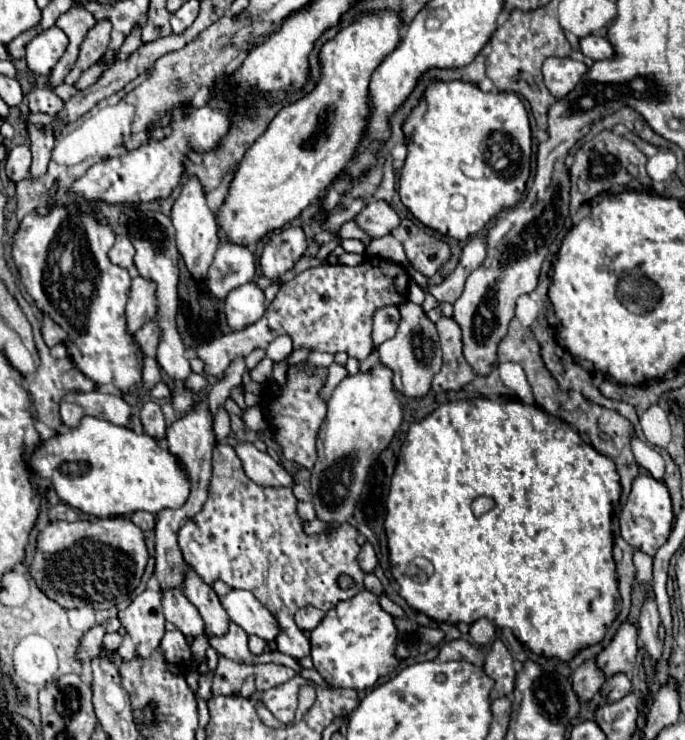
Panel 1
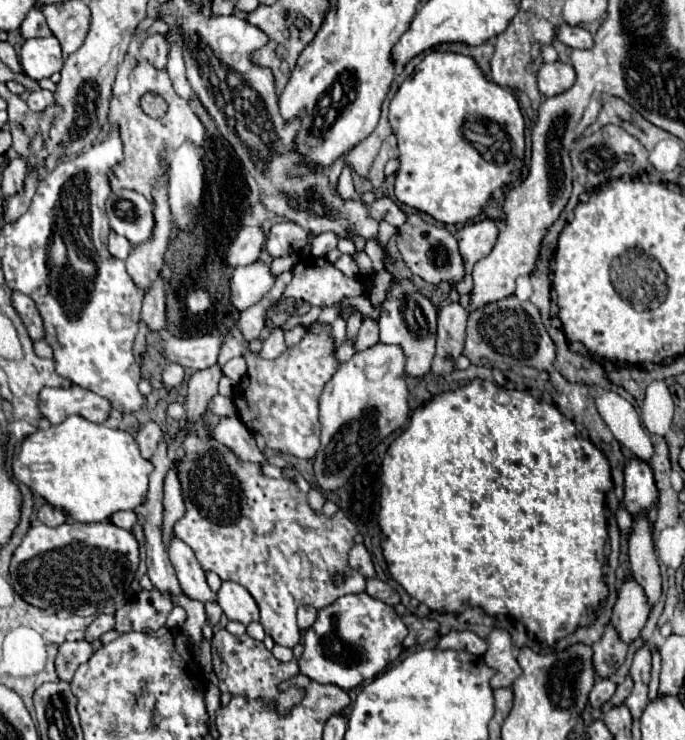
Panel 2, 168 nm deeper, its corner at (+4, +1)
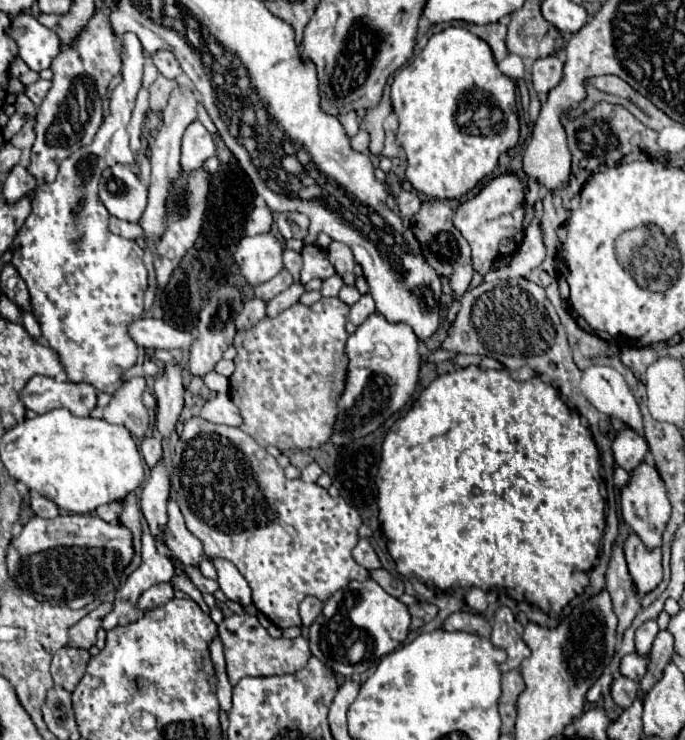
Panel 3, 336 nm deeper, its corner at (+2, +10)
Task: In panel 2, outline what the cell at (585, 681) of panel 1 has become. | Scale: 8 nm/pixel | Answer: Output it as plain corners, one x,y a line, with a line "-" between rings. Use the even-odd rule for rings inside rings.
609,622
605,626
603,636
593,644
593,650
595,650
593,662
597,676
609,676
625,662
627,644
619,638
615,626

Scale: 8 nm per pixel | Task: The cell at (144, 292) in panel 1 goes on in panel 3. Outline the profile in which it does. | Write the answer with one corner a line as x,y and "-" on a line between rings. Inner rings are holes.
177,87
171,93
169,105
163,111
163,123
155,135
155,141
151,145
151,153
149,153
149,161
151,161
151,185
149,185
149,203
147,209
139,221
139,225
145,231
145,239
161,239
161,229
165,229
165,201
169,197
169,189
173,189
173,181
177,181
181,167
179,167
179,149
181,149
181,137
183,131
187,129
189,123
193,123
197,119
195,113
195,95
191,91
191,87

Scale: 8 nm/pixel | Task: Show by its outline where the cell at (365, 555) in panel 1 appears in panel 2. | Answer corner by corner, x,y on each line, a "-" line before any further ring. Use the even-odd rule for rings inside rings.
355,544
349,552
349,566
361,572
365,578
375,578
375,568
371,562
371,556
363,544

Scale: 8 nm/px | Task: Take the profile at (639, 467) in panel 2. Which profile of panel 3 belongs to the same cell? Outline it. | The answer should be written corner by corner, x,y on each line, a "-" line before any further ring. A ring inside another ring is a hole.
623,429
613,441
613,455
619,467
631,473
645,459
649,447
643,437
639,437
633,429

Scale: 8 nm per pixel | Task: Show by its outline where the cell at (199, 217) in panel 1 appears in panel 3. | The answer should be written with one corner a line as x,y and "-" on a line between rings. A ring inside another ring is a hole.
193,121
187,127
183,135
183,145
181,145
183,175
189,177
189,173
197,171
213,155
215,155
215,143
211,133
201,125
201,121

